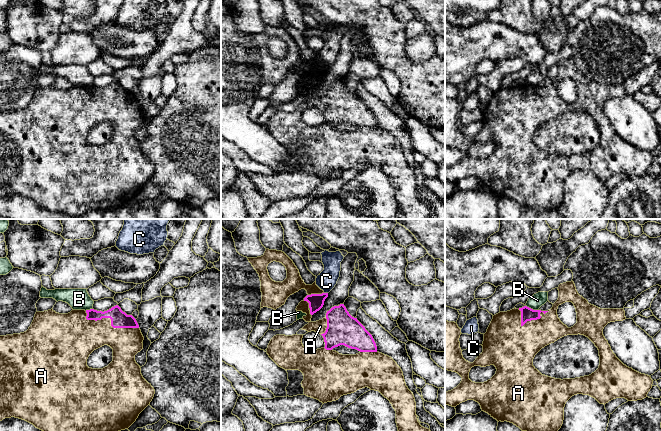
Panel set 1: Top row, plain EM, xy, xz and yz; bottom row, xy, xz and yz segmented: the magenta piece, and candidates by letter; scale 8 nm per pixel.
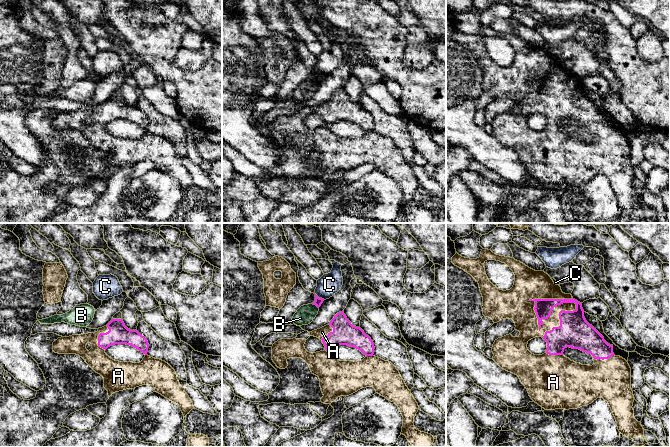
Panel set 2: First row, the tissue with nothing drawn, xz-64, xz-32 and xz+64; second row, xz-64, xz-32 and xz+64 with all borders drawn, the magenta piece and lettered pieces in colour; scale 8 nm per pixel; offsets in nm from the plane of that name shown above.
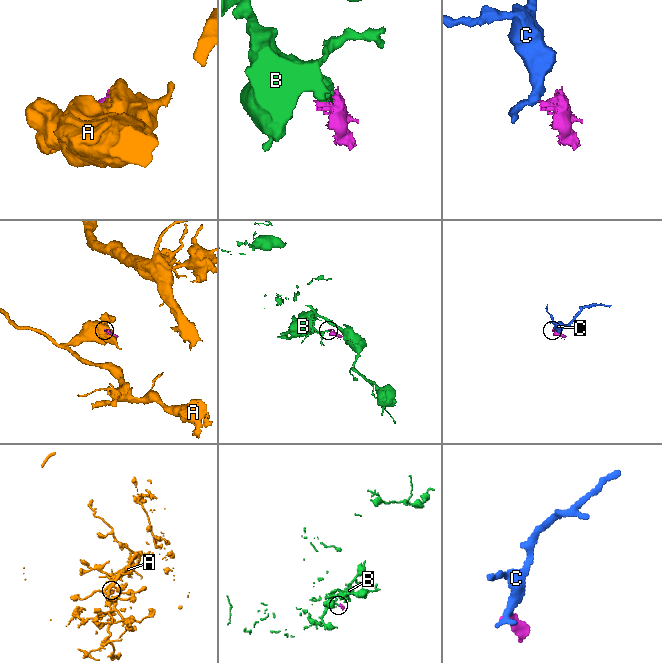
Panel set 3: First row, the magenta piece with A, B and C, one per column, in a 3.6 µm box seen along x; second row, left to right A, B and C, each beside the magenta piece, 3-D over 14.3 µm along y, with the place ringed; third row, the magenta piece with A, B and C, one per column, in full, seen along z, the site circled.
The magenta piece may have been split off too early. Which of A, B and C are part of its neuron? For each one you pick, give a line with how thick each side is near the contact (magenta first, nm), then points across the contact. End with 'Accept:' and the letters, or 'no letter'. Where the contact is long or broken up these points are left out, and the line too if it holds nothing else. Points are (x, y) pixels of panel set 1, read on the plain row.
A: 140/260 nm
Accept: A

